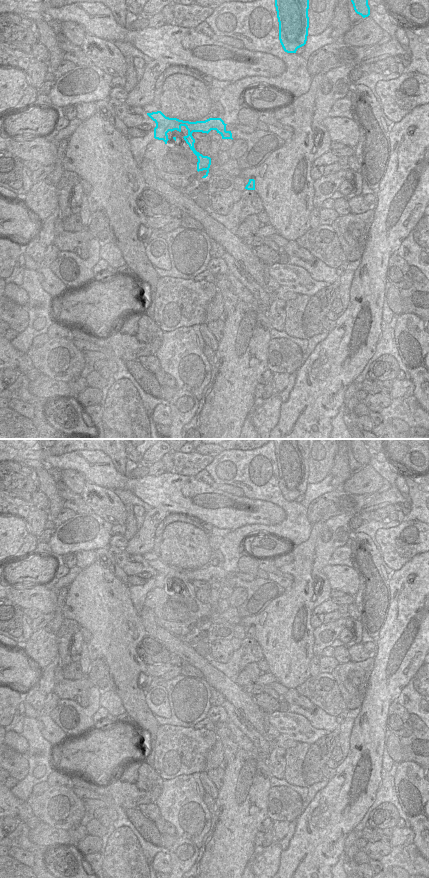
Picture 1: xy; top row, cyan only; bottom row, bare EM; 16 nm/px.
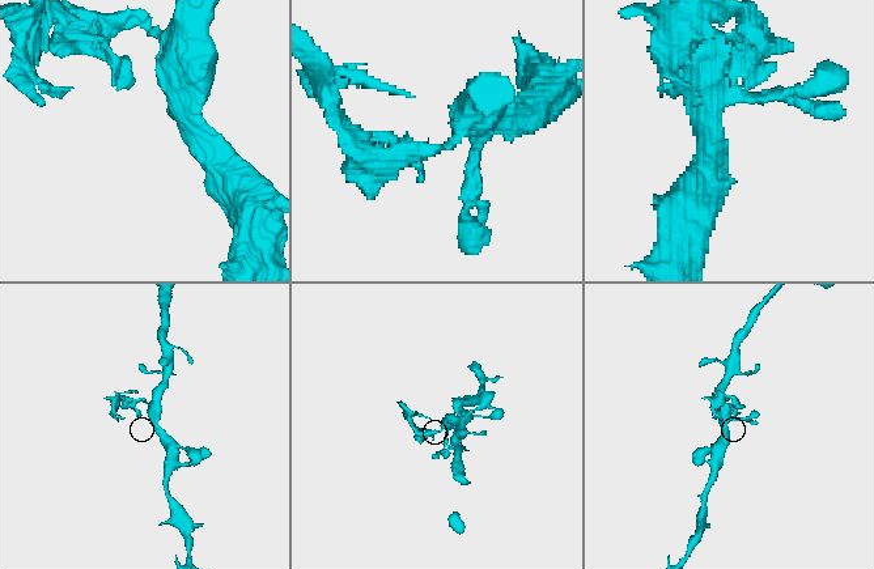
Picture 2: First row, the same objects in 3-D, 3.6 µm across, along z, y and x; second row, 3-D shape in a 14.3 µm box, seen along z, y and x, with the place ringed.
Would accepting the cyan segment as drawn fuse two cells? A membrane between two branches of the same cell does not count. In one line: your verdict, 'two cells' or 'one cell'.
two cells

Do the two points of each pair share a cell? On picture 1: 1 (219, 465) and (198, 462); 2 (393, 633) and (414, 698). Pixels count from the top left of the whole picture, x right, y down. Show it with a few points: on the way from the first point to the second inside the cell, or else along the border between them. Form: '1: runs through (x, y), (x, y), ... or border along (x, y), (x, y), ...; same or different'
1: border along (213, 457), (204, 468); different
2: border along (412, 678), (396, 700); different

